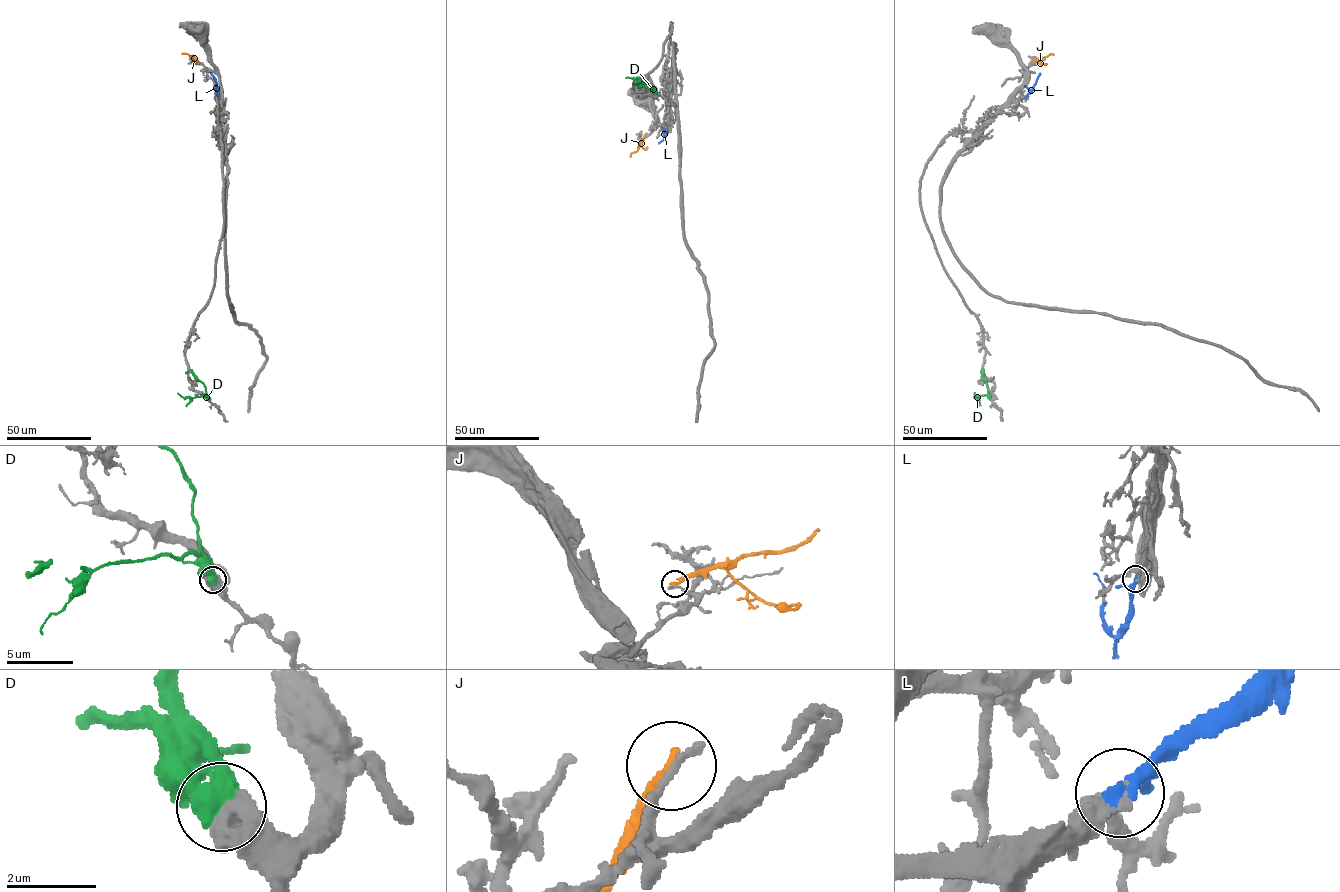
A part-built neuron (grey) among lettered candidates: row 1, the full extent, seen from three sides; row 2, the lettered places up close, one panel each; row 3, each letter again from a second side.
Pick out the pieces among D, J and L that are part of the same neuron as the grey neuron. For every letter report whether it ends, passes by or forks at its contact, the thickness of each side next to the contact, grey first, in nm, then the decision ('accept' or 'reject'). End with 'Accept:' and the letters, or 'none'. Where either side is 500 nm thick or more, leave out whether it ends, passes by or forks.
D: 600/650 nm | reject
J: it ends | 240/300 nm | reject
L: it passes by | 200/240 nm | accept
Accept: L

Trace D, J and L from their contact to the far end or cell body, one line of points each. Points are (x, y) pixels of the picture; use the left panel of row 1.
D: (208, 399), (204, 384), (190, 371), (185, 373)
J: (197, 60), (182, 53)
L: (219, 95), (210, 72)

